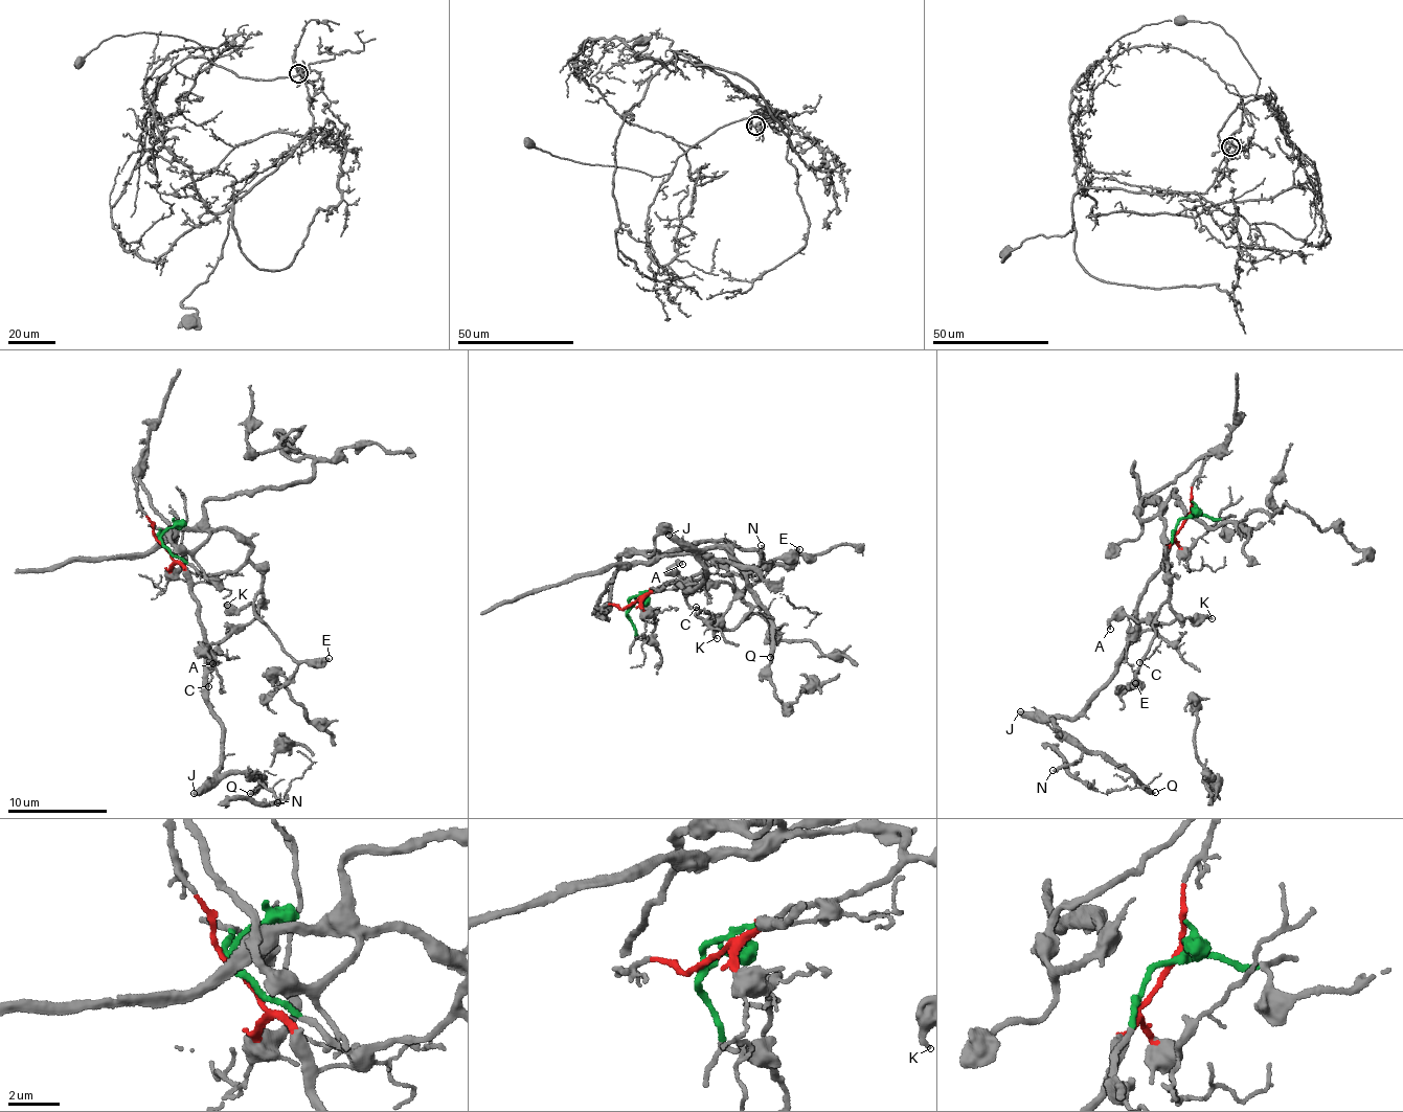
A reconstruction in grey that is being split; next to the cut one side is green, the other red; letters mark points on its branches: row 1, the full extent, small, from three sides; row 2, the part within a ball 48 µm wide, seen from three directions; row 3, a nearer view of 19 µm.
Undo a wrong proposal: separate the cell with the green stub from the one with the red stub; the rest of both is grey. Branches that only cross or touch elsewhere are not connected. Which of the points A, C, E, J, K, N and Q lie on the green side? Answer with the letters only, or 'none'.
A, E, K

